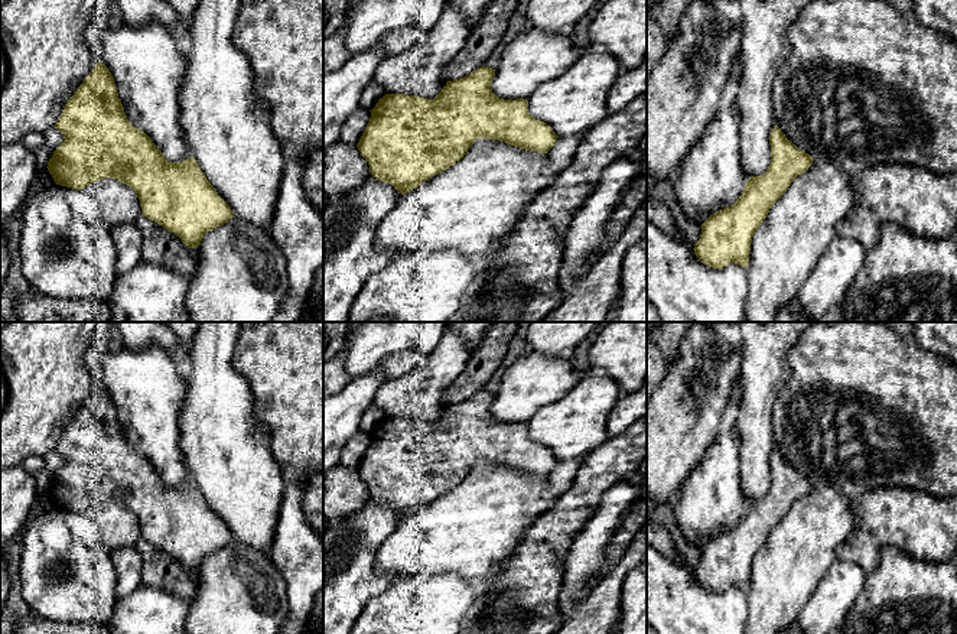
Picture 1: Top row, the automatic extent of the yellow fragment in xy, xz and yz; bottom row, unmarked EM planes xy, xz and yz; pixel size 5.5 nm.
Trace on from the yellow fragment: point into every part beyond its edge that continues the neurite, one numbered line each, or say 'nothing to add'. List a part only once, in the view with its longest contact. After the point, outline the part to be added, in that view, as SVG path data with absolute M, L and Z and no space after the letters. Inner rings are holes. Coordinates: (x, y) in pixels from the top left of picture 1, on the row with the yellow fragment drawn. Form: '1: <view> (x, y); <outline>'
nothing to add

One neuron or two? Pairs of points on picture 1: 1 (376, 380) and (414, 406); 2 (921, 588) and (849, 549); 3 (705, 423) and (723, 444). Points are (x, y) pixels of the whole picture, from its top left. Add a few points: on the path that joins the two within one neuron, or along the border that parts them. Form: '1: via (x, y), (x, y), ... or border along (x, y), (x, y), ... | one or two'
1: border along (384, 381), (371, 403) | two
2: via (904, 571), (882, 549), (866, 549) | one
3: border along (718, 435), (697, 465) | two

